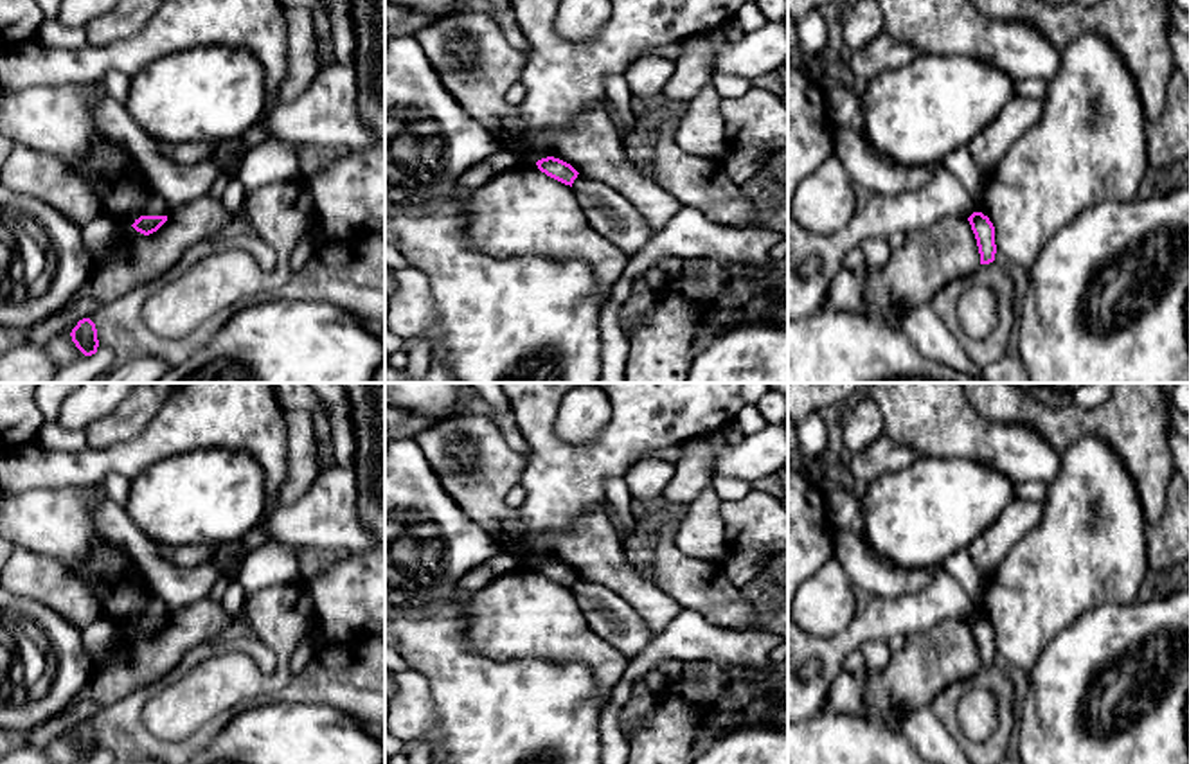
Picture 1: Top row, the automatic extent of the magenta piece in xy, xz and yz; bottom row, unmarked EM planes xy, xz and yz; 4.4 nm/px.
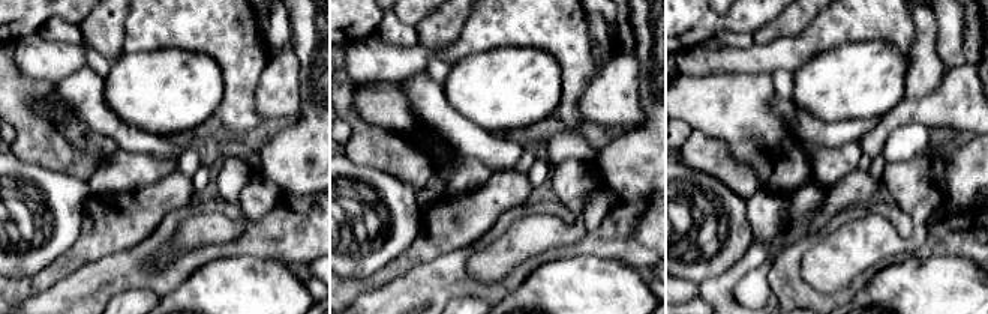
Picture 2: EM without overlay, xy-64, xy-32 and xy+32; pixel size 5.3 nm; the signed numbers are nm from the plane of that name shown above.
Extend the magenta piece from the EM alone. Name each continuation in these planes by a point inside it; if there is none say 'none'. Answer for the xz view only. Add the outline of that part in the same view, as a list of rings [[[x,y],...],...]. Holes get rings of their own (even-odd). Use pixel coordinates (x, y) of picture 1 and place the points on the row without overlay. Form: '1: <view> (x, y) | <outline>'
none

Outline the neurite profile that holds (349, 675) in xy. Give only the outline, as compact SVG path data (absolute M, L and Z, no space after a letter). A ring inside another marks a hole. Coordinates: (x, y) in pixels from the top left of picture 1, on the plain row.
M385 631L322 642L308 665L272 699L329 705L385 733Z

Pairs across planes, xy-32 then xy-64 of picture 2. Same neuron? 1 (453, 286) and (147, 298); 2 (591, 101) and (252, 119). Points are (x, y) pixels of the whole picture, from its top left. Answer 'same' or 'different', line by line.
1: different
2: different

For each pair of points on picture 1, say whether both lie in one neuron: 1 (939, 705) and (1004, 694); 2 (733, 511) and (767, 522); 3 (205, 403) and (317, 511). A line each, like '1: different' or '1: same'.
1: same
2: same
3: different

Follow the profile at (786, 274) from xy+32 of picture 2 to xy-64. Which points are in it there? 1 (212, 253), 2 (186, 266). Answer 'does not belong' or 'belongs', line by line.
1: belongs
2: belongs

